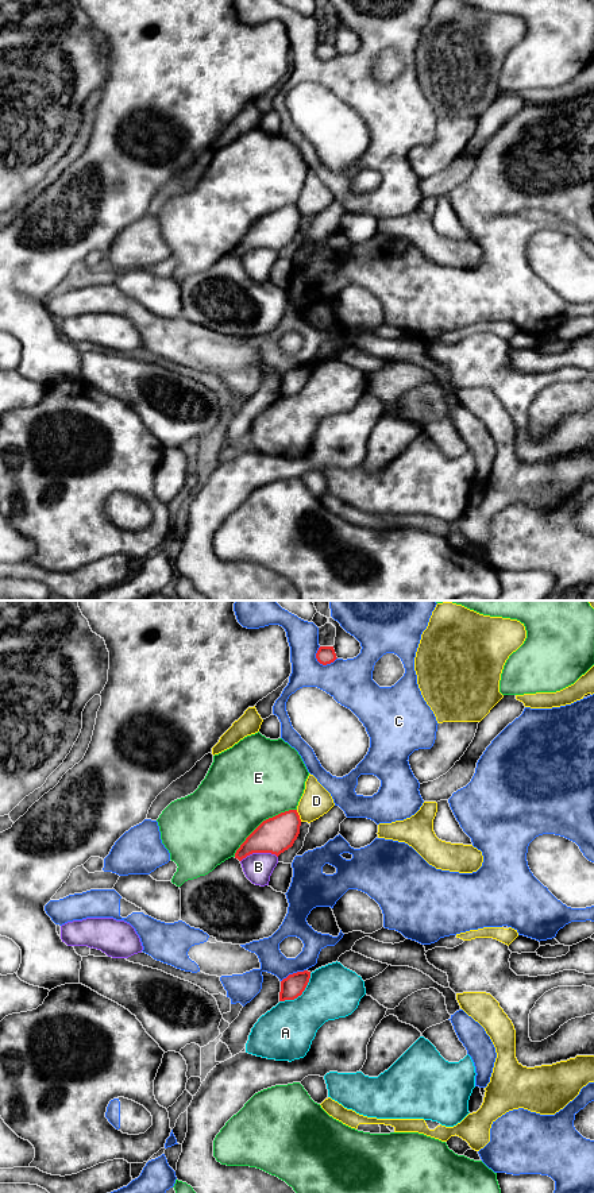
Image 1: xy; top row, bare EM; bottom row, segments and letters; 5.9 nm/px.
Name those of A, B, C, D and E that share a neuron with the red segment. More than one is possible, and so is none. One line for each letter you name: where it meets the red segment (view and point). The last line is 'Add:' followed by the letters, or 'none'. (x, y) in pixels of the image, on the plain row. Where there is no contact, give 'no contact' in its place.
Add: none

